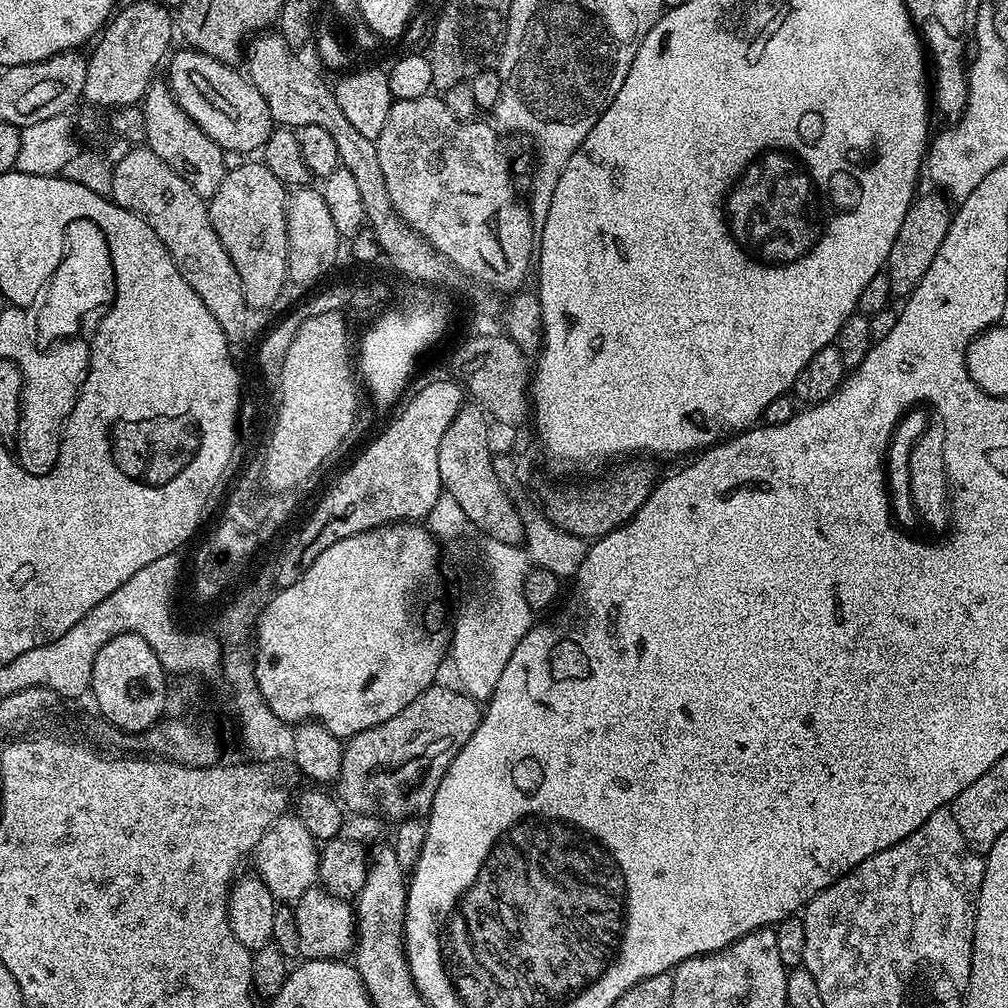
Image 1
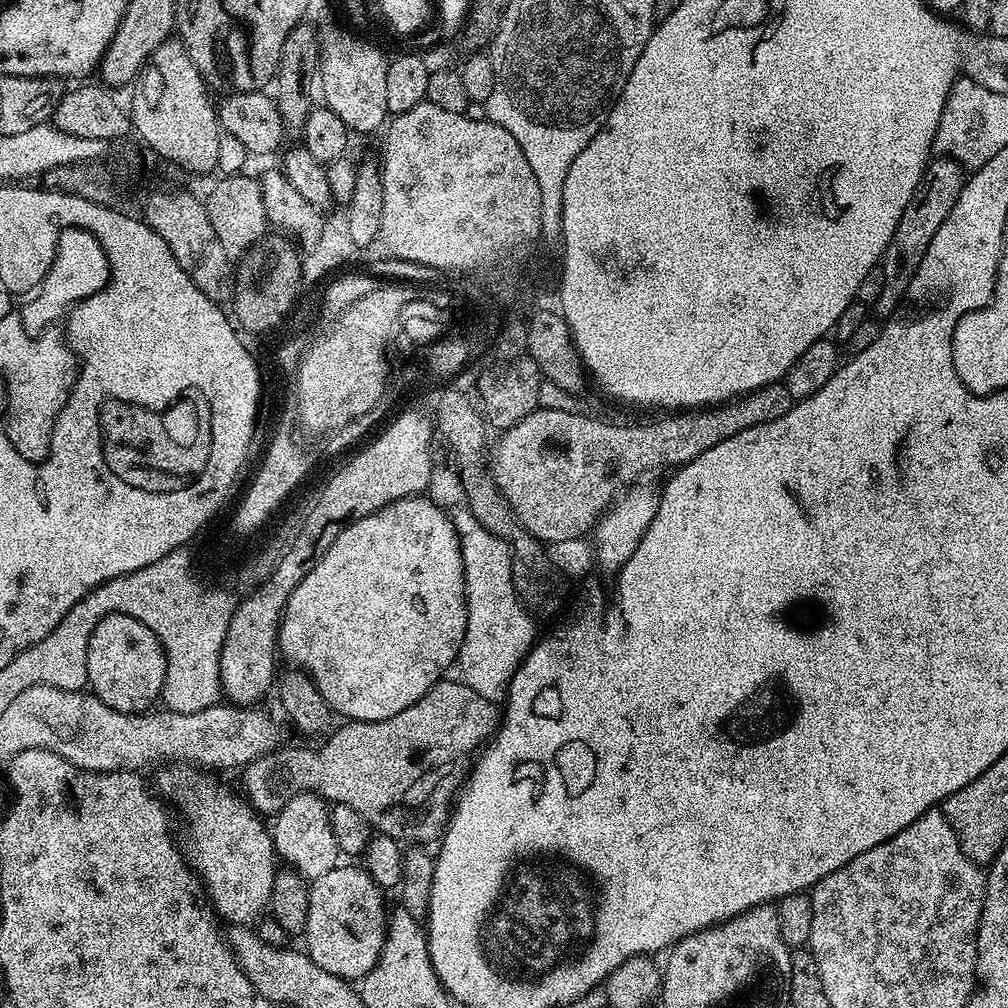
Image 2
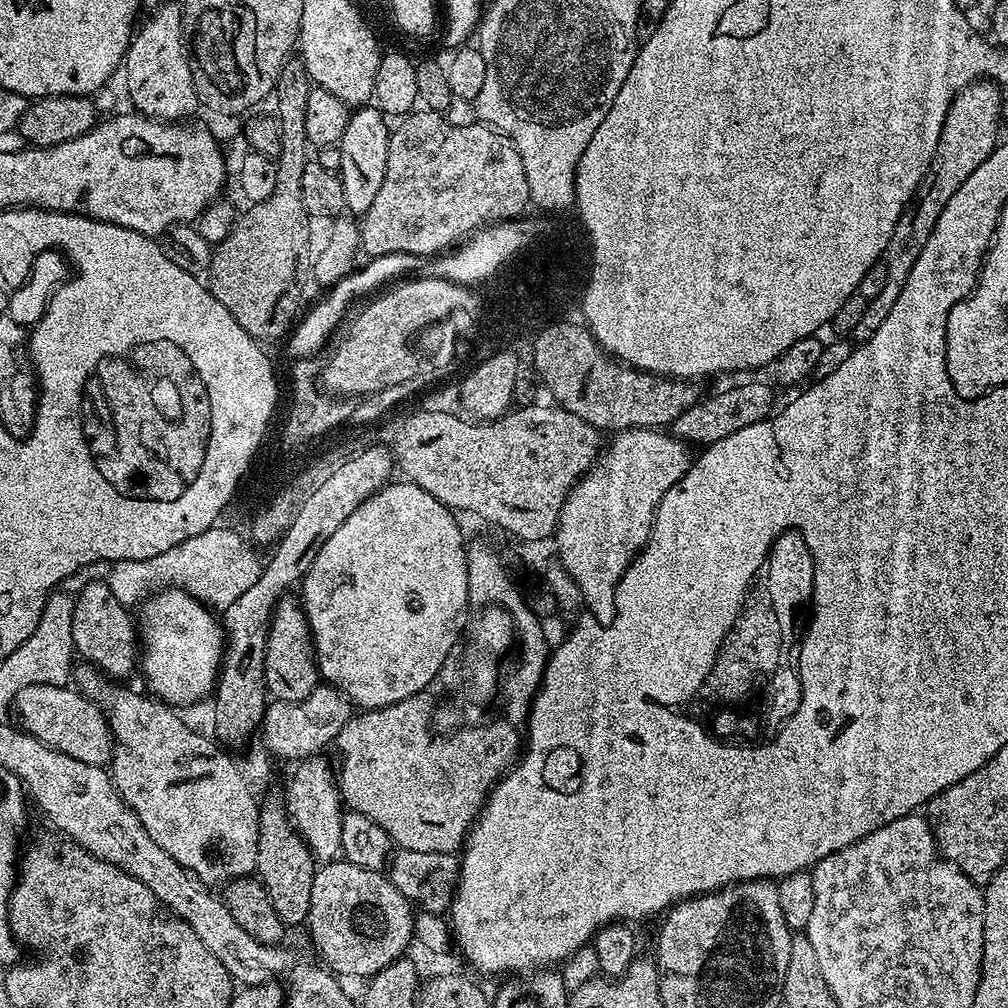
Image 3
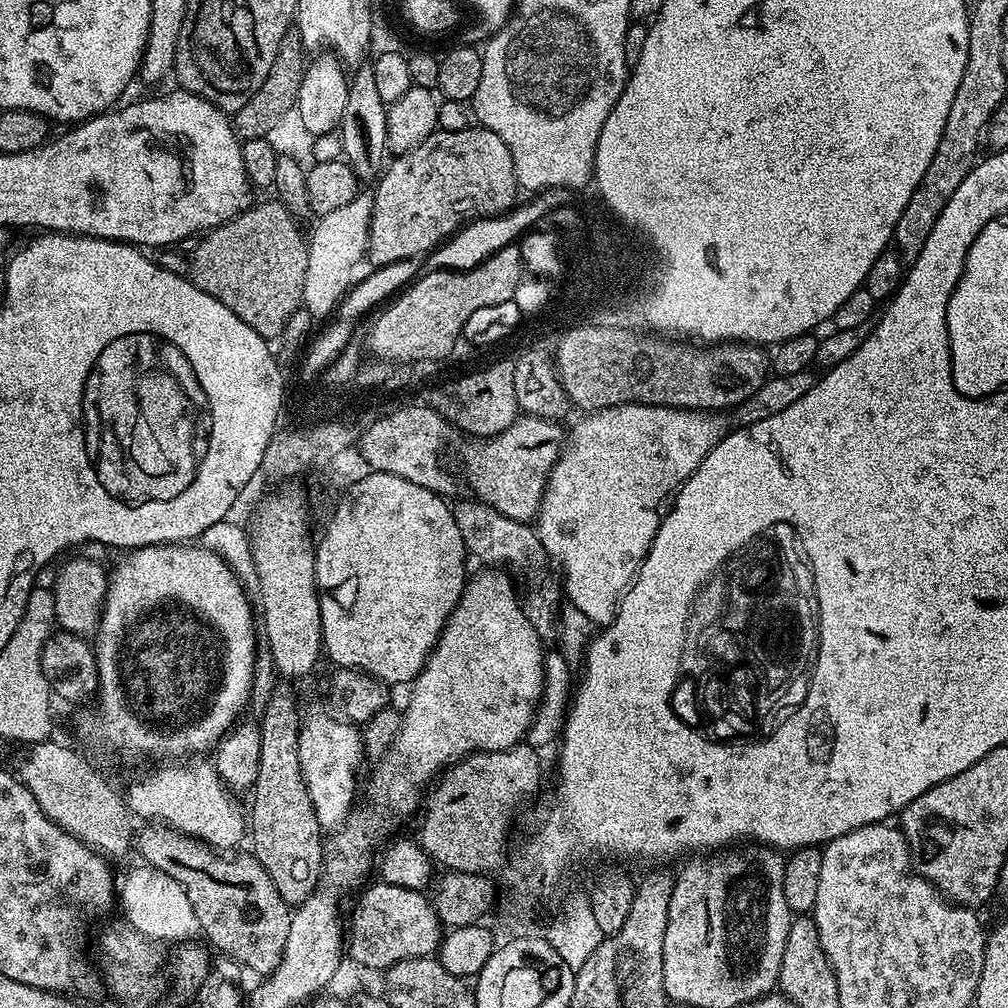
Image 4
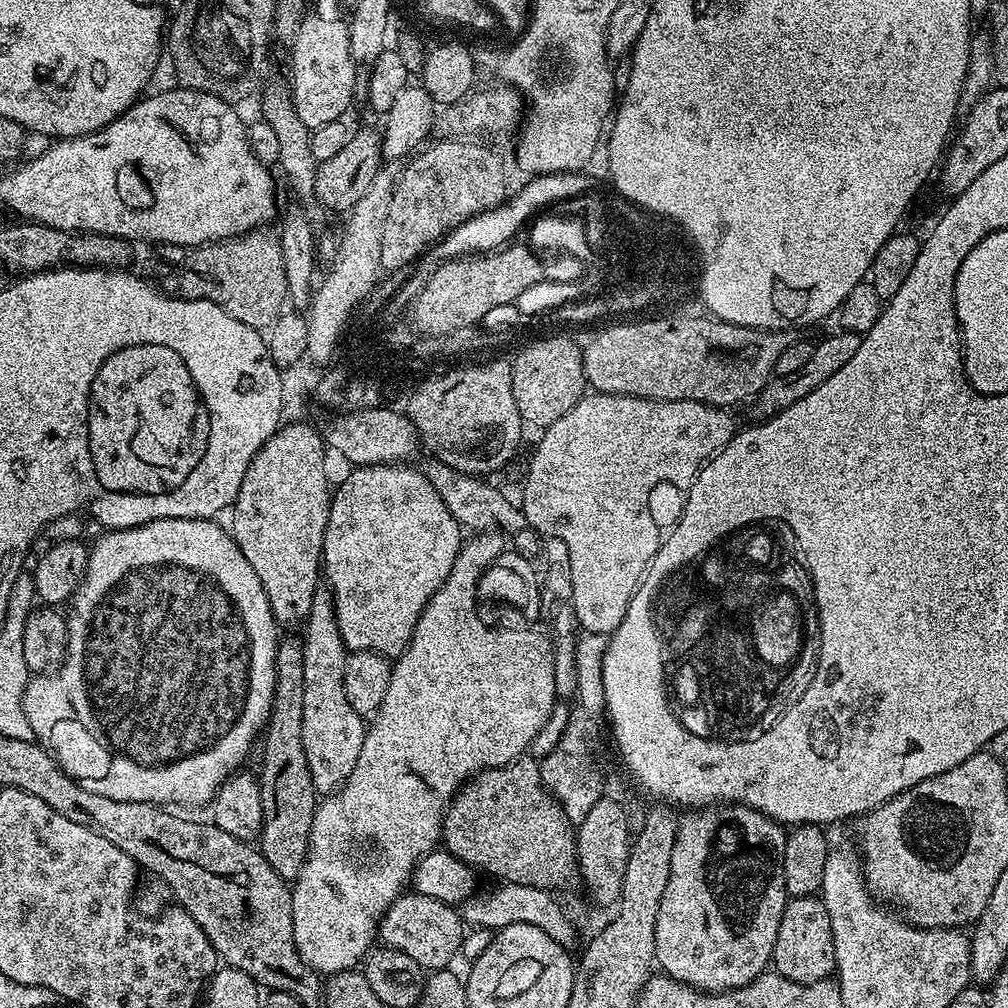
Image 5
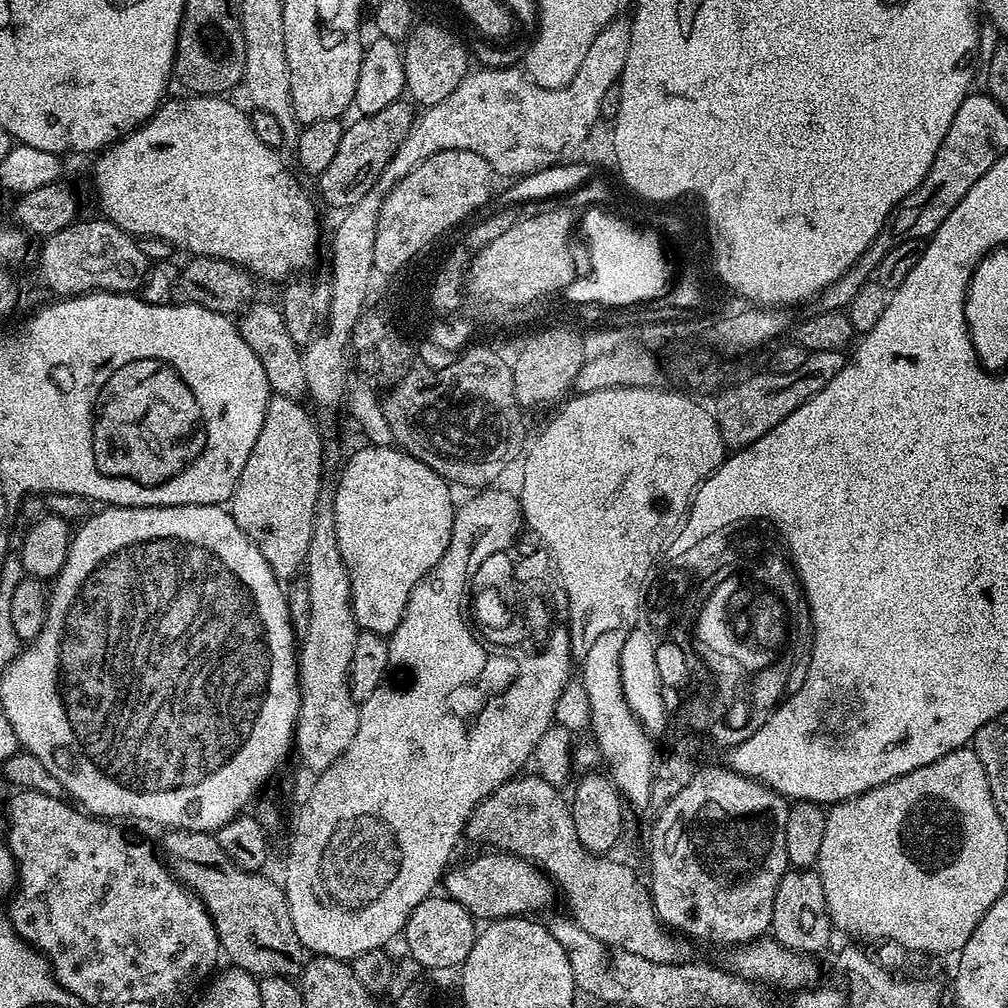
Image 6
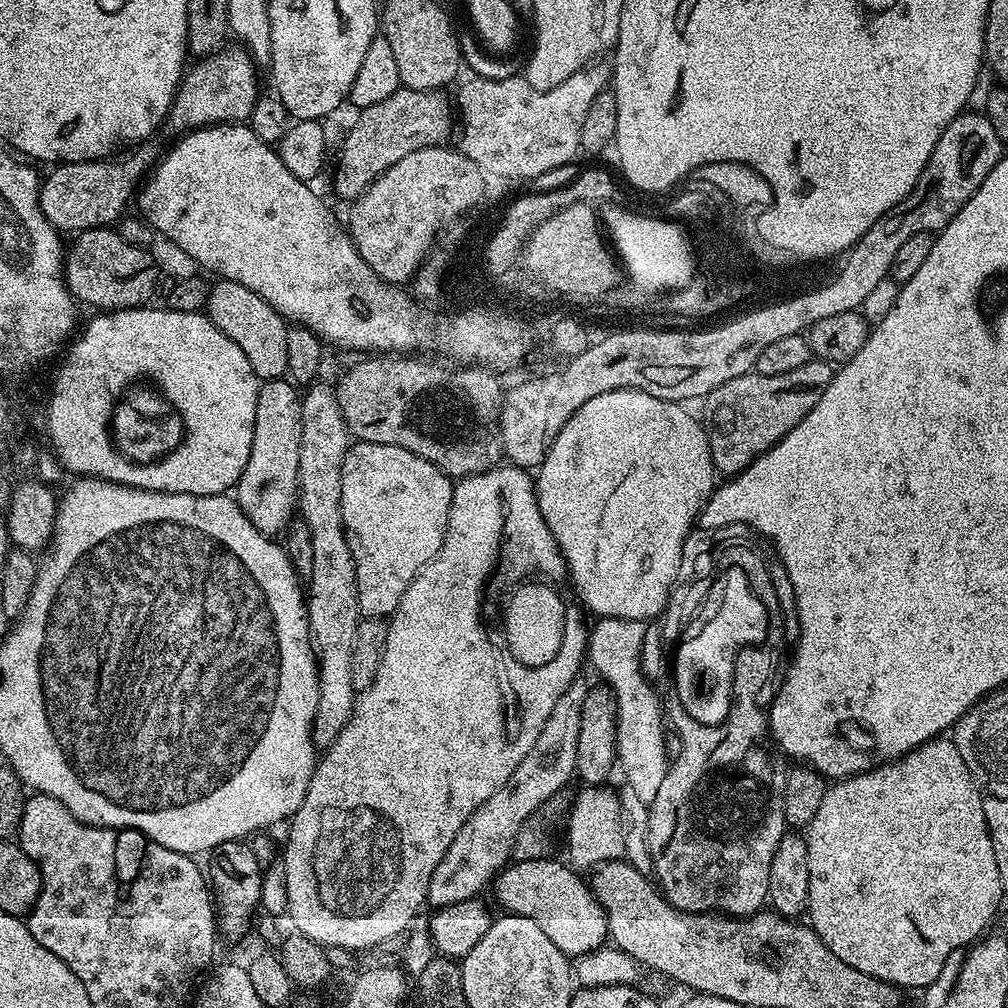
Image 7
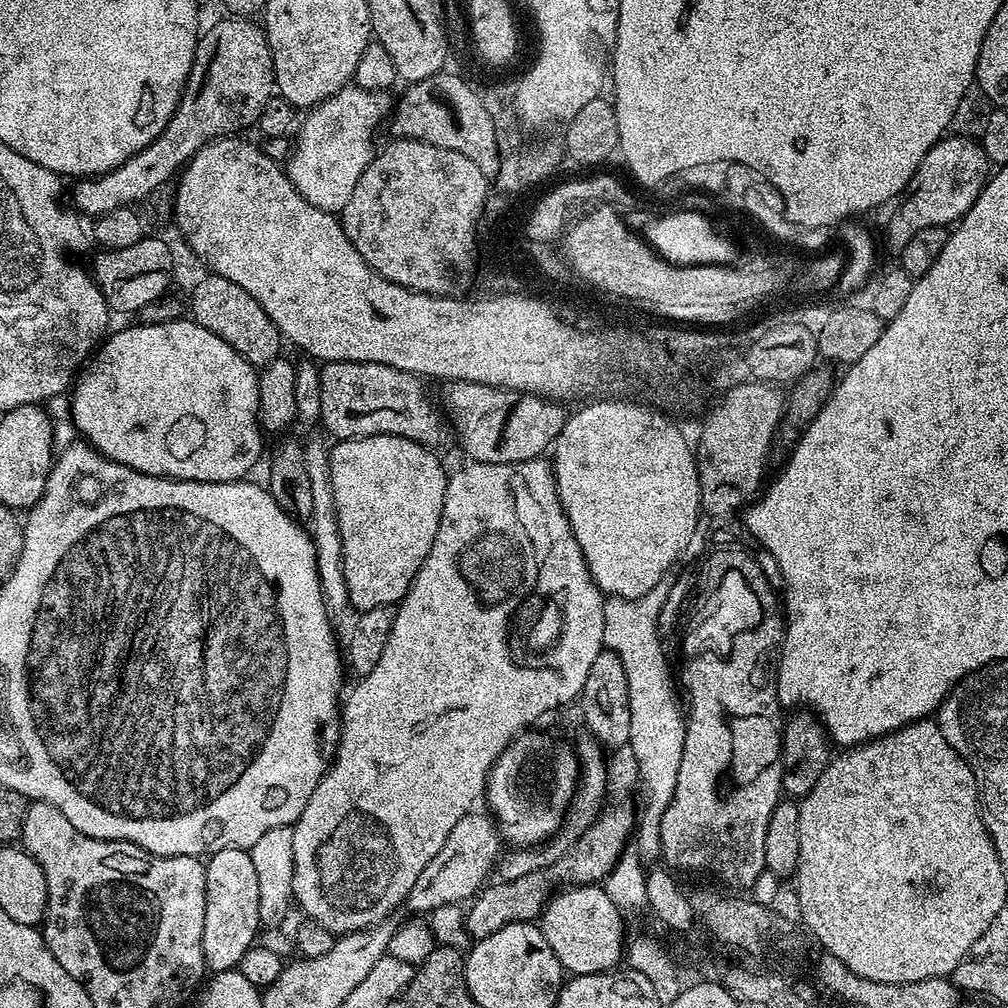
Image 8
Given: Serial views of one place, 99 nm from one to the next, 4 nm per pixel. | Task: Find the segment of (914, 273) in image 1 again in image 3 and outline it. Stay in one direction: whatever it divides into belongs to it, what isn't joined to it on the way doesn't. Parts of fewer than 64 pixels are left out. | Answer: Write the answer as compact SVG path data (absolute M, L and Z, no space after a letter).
M975 80L973 84L966 85L959 92L954 98L954 102L950 102L950 110L946 114L942 134L938 138L938 146L934 150L934 158L930 162L922 182L916 187L916 193L912 195L911 202L902 210L902 218L898 218L898 222L894 226L894 234L890 234L890 242L884 251L882 262L886 266L886 286L882 286L882 294L878 294L878 298L868 301L866 314L862 314L862 322L858 322L858 326L854 326L854 330L850 334L853 341L863 342L870 338L870 334L878 334L878 326L882 326L886 314L890 314L890 309L894 307L894 302L898 302L898 294L902 294L902 286L906 286L906 278L910 278L910 270L914 270L914 262L918 262L918 254L922 254L922 246L926 246L930 234L934 234L934 226L937 224L942 210L946 210L946 202L950 202L950 198L954 198L958 186L962 186L962 182L966 182L966 178L970 178L970 174L974 174L974 170L978 170L978 166L982 166L982 162L986 162L986 158L990 158L990 154L997 144L1001 143L1000 92L1002 92L1001 85L991 80Z

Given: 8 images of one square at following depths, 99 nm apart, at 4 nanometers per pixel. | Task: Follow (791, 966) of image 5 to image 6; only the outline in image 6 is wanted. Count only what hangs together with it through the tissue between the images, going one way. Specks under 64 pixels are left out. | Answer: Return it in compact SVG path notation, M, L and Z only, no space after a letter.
M789 870L784 873L774 894L770 936L782 946L805 954L817 954L831 942L834 937L832 919L826 906L820 876L814 870Z

